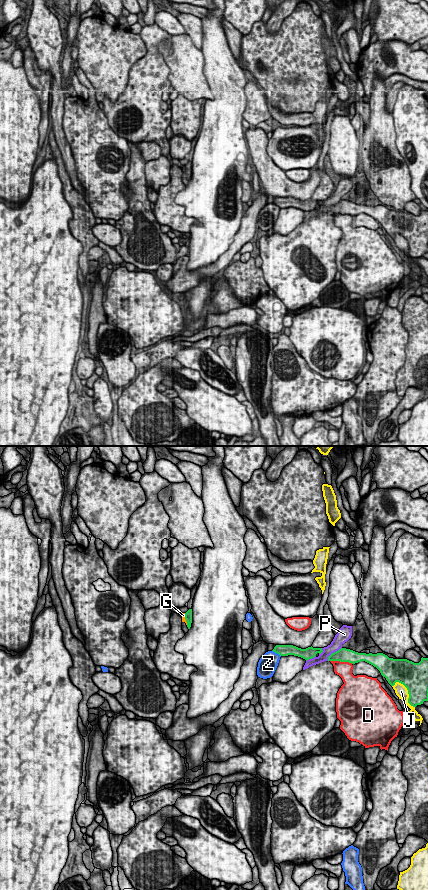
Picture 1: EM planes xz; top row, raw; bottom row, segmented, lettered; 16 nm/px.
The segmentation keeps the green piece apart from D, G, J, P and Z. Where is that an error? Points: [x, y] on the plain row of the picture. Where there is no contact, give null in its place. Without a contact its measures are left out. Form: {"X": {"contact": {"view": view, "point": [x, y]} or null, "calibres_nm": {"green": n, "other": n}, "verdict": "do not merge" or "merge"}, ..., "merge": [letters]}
{"D": {"contact": {"view": "xz", "point": [341, 213]}, "calibres_nm": {"green": 220, "other": 260}, "verdict": "do not merge"}, "G": {"contact": {"view": "xz", "point": [185, 170]}, "calibres_nm": {"green": 130, "other": 60}, "verdict": "merge"}, "J": {"contact": {"view": "xz", "point": [408, 245]}, "calibres_nm": {"green": 380, "other": 200}, "verdict": "do not merge"}, "P": {"contact": {"view": "xz", "point": [334, 204]}, "calibres_nm": {"green": 220, "other": 200}, "verdict": "do not merge"}, "Z": {"contact": {"view": "xz", "point": [276, 204]}, "calibres_nm": {"green": 190, "other": 300}, "verdict": "do not merge"}, "merge": ["G"]}

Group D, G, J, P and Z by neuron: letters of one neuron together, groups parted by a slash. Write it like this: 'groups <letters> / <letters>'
groups D / G / J / P / Z

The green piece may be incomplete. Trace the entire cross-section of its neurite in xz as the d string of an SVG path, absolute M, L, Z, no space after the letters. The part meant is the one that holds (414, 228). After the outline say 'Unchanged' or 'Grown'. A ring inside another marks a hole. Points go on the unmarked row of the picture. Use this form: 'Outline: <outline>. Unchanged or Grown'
Outline: M341 200L328 208L328 213L352 216L365 213L376 219L391 238L396 234L403 236L408 242L408 255L411 258L428 253L428 210L422 209L419 215L414 215L407 211L389 210L383 205L366 206Z. Unchanged

